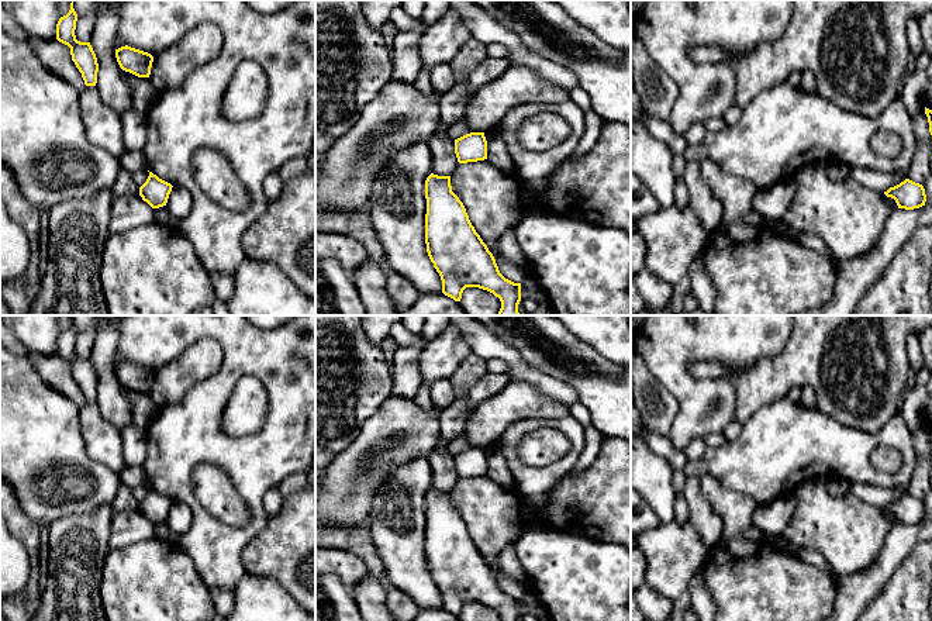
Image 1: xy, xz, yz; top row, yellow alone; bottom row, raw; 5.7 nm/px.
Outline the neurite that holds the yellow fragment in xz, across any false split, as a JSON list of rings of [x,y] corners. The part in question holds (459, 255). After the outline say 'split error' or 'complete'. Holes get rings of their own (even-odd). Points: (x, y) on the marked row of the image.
[[[431,173],[425,180],[425,199],[427,252],[441,276],[442,293],[460,301],[466,287],[479,287],[500,299],[497,315],[519,315],[521,283],[500,273],[463,203],[452,192],[451,176]]] | complete

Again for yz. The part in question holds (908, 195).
[[[905,179],[900,184],[884,192],[887,197],[895,200],[898,208],[914,210],[925,206],[926,194],[922,184]]] | complete

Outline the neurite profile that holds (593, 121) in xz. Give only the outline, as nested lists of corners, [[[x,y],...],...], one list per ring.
[[[590,110],[584,113],[586,118],[586,131],[577,144],[574,152],[567,158],[567,161],[574,162],[579,158],[584,156],[597,142],[604,120],[594,111]]]

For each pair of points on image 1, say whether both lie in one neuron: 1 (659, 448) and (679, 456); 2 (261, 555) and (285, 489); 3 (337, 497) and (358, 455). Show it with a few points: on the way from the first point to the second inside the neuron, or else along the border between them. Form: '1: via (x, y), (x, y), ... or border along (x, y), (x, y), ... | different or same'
1: via (663, 448), (675, 456) | same
2: border along (300, 490), (283, 497) | different
3: via (345, 487), (358, 471), (358, 465) | same

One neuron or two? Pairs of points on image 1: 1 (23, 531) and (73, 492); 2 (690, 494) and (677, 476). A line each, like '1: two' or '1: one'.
1: two
2: two

